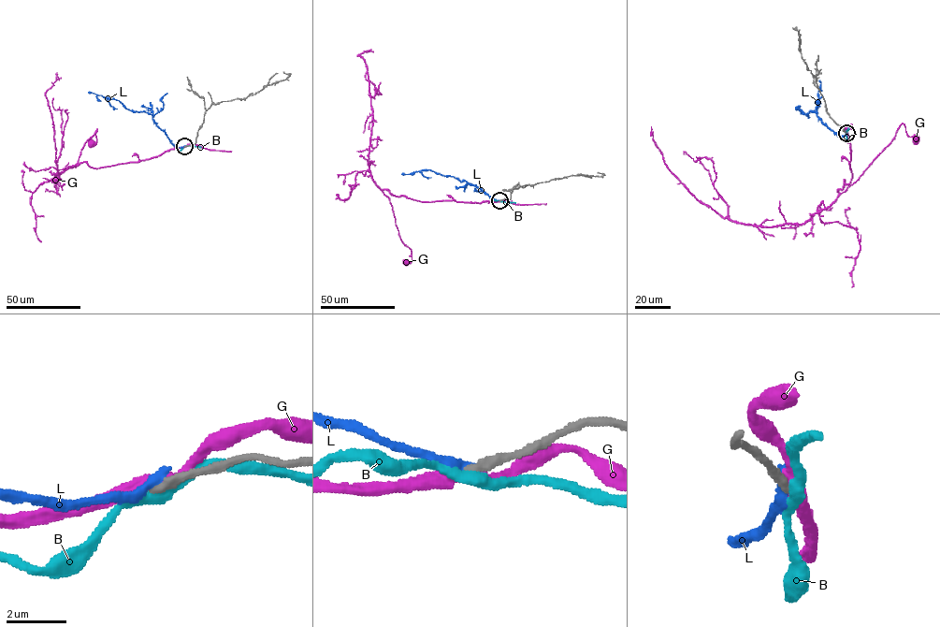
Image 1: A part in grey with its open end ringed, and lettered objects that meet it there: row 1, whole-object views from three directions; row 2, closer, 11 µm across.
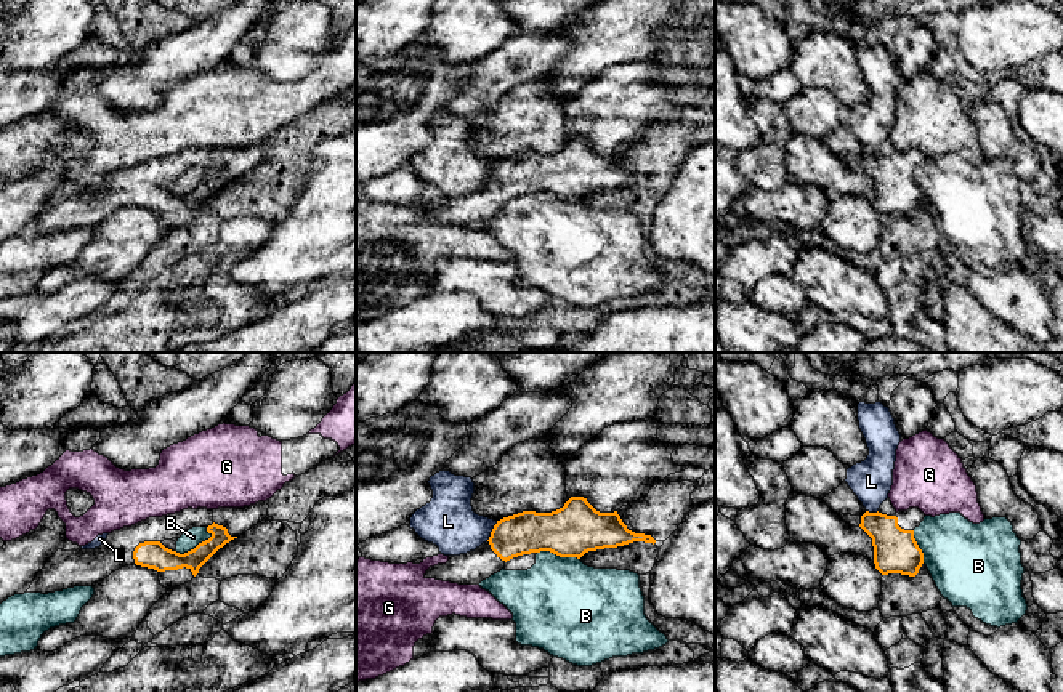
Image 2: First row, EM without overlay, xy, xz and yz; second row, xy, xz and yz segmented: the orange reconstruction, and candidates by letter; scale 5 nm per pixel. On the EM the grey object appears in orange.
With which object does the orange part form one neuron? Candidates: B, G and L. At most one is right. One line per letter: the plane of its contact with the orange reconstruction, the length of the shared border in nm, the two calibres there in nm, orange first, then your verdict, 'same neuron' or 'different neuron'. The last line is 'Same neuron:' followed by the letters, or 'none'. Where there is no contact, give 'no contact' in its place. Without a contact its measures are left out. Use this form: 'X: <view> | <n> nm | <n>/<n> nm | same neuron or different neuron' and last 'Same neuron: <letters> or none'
B: xy | 220 nm | 140/90 nm | different neuron
G: no contact | different neuron
L: xz | 120 nm | 220/280 nm | different neuron
Same neuron: none

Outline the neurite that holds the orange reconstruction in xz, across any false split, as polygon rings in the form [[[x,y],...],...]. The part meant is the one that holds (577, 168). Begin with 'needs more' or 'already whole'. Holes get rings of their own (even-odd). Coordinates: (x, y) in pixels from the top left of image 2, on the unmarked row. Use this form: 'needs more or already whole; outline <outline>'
needs more; outline [[[571,138],[552,154],[523,152],[497,162],[486,184],[467,195],[449,197],[446,205],[430,208],[425,219],[479,226],[523,195],[550,192],[580,200],[588,192],[633,183],[656,184],[651,176],[629,171],[617,152],[600,154],[587,139]]]

